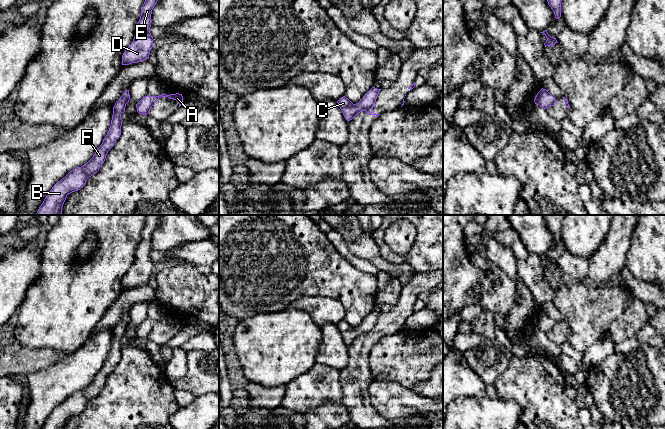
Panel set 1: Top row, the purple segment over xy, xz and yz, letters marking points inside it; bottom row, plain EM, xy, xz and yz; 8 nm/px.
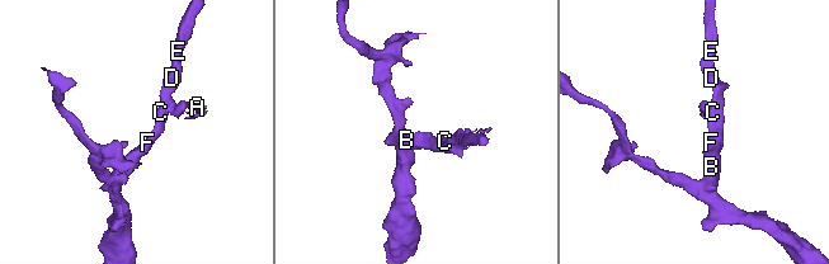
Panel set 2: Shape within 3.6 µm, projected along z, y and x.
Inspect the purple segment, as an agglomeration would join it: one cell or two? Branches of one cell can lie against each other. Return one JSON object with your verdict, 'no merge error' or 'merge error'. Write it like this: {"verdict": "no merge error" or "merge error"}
{"verdict": "merge error"}

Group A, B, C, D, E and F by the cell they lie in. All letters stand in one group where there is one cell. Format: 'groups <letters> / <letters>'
groups A / B C D E F

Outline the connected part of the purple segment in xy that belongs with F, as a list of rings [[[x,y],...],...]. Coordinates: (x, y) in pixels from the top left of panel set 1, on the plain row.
[[[127,314],[115,327],[109,355],[93,381],[86,388],[81,391],[76,391],[58,405],[52,411],[41,429],[63,429],[68,418],[83,412],[87,403],[99,395],[106,383],[108,375],[121,359],[123,345],[121,338],[125,336],[125,331],[129,324],[129,314]]]

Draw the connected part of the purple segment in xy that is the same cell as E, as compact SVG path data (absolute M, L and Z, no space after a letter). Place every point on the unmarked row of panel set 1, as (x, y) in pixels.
M147 215L141 240L135 252L135 261L122 279L122 289L141 286L149 283L153 271L153 261L150 257L151 238L162 215Z

